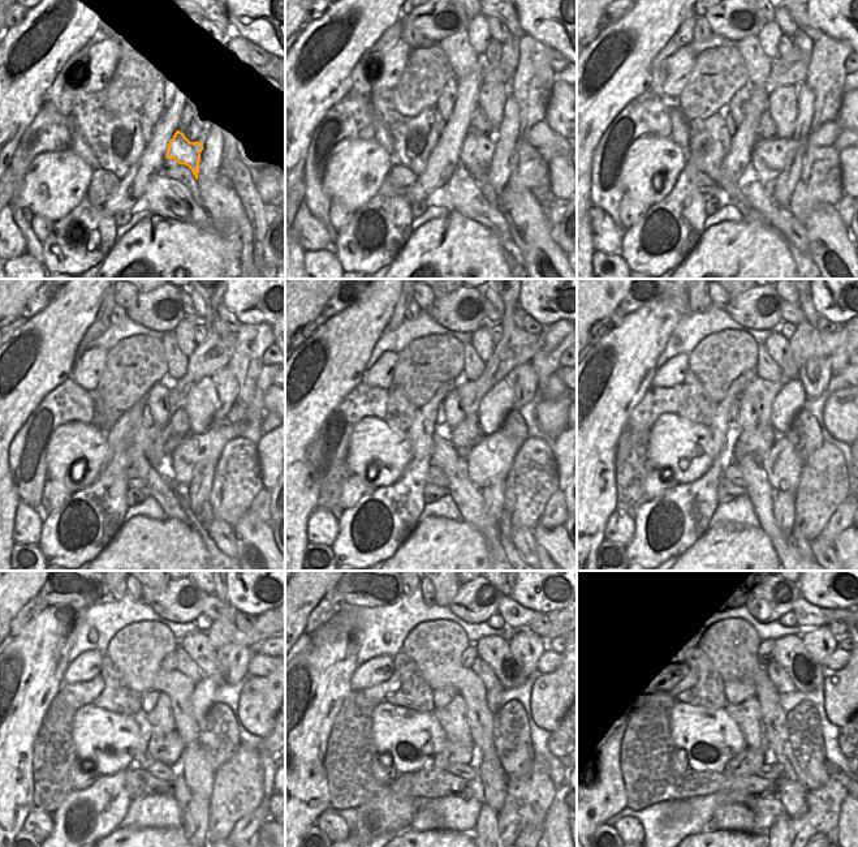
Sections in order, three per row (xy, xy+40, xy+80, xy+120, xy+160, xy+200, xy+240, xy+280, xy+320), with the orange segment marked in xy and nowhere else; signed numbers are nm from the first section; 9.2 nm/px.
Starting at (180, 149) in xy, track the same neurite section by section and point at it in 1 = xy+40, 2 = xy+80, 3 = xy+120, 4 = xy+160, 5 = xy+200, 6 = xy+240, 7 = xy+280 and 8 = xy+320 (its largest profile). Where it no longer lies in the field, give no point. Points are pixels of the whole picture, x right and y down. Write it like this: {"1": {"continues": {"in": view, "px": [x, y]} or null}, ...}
{"1": {"continues": {"in": "xy+40", "px": [477, 151]}}, "2": {"continues": {"in": "xy+80", "px": [770, 155]}}, "3": {"continues": {"in": "xy+120", "px": [197, 450]}}, "4": {"continues": {"in": "xy+160", "px": [492, 456]}}, "5": {"continues": {"in": "xy+200", "px": [783, 465]}}, "6": {"continues": {"in": "xy+240", "px": [199, 773]}}, "7": {"continues": {"in": "xy+280", "px": [492, 778]}}, "8": {"continues": {"in": "xy+320", "px": [792, 795]}}}

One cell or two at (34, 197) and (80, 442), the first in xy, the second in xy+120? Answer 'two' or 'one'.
one

